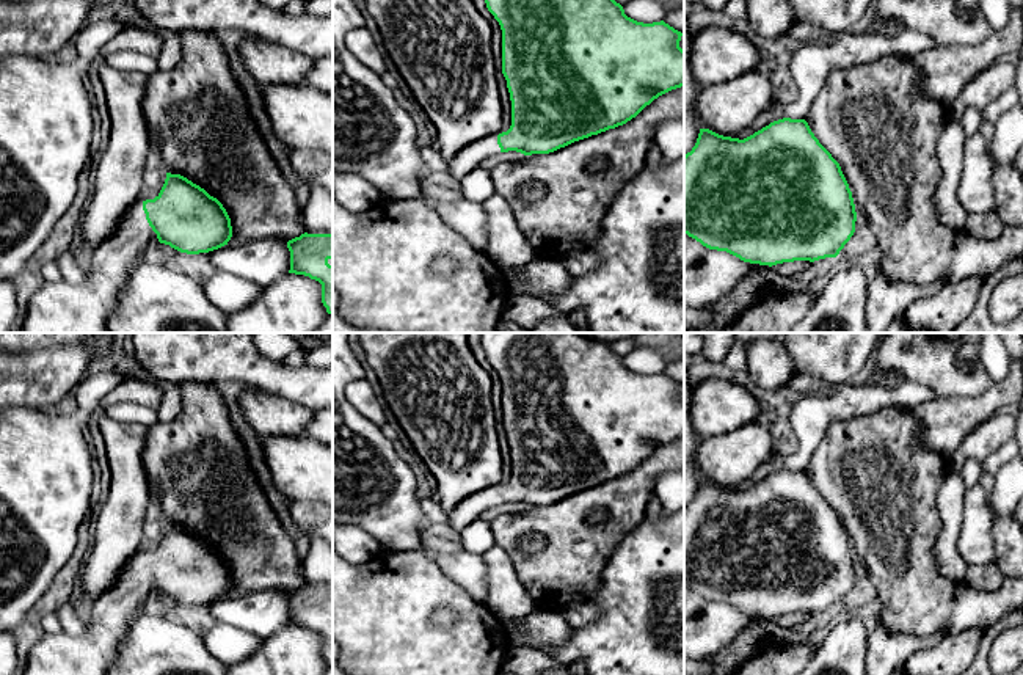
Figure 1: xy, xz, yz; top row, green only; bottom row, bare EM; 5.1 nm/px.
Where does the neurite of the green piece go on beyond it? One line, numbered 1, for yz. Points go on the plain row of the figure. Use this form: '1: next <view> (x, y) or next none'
1: next none

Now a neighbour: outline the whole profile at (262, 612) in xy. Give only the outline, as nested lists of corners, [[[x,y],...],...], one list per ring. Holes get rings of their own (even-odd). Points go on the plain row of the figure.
[[[265,589],[240,597],[224,597],[210,604],[217,623],[237,626],[262,639],[286,628],[290,622],[287,593],[295,589]]]

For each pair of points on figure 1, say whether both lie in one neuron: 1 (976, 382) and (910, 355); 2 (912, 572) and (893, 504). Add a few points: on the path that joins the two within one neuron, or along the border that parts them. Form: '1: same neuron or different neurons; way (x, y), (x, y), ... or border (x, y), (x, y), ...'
1: same neuron; way (961, 380), (950, 379), (926, 355)
2: same neuron; way (898, 554), (893, 540), (893, 521)

